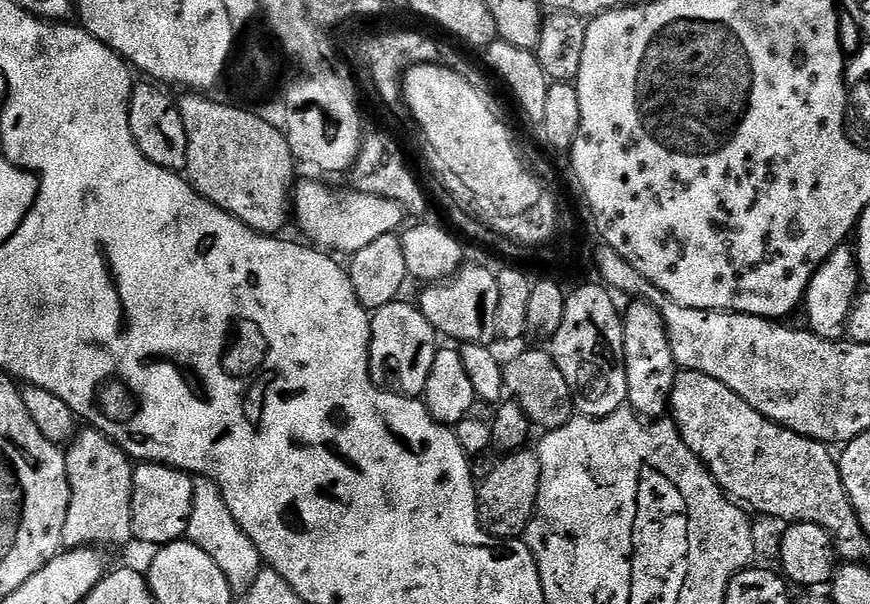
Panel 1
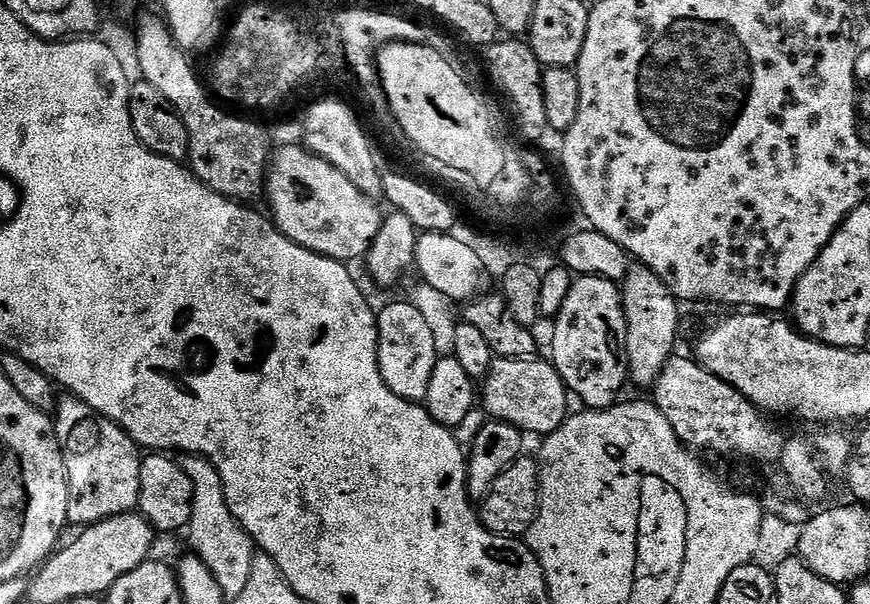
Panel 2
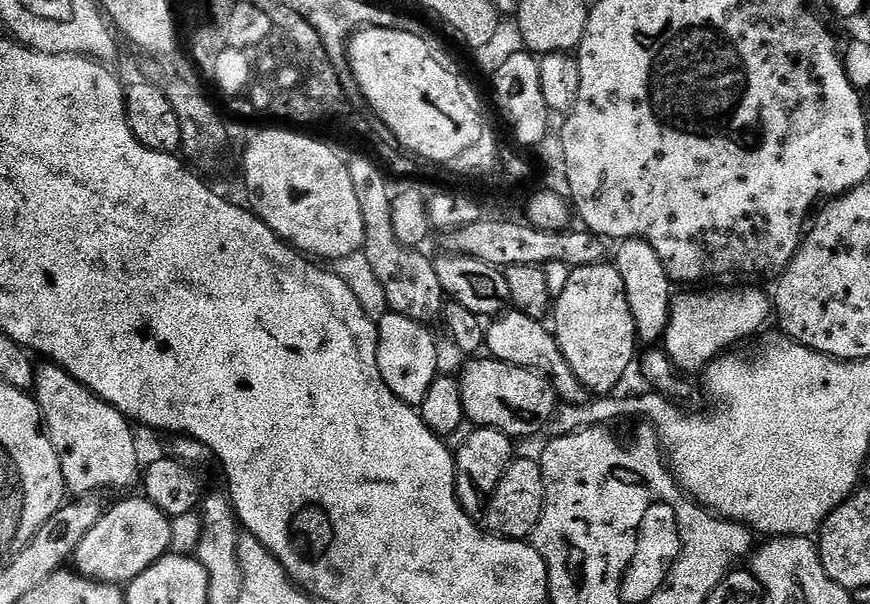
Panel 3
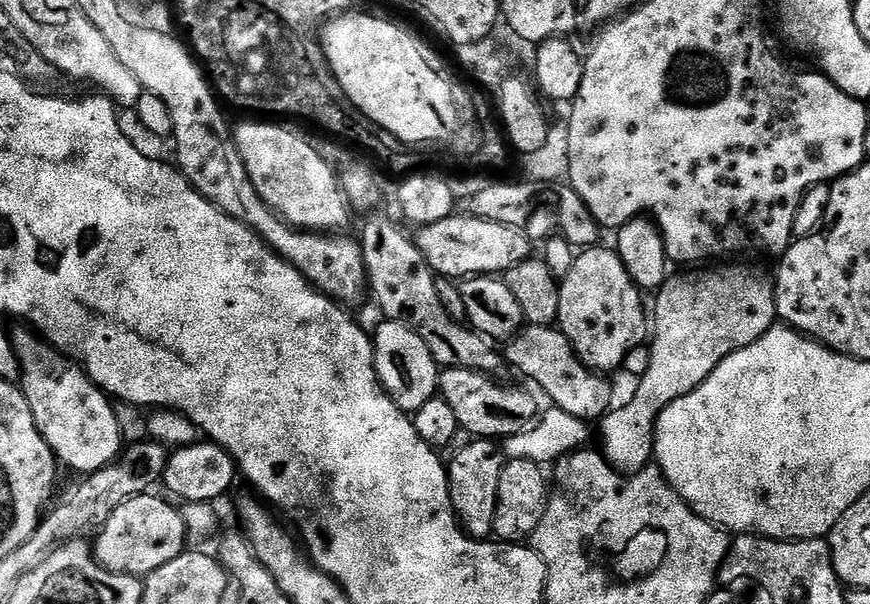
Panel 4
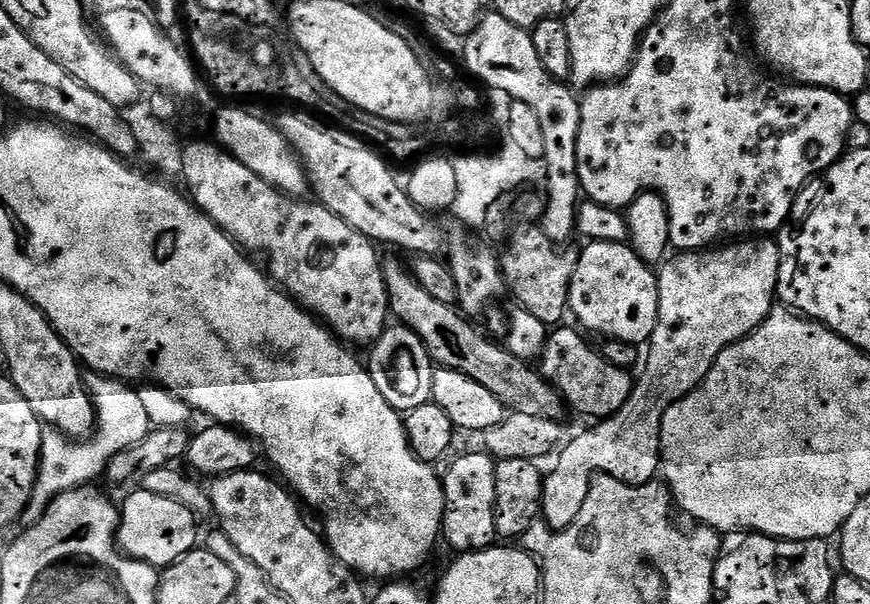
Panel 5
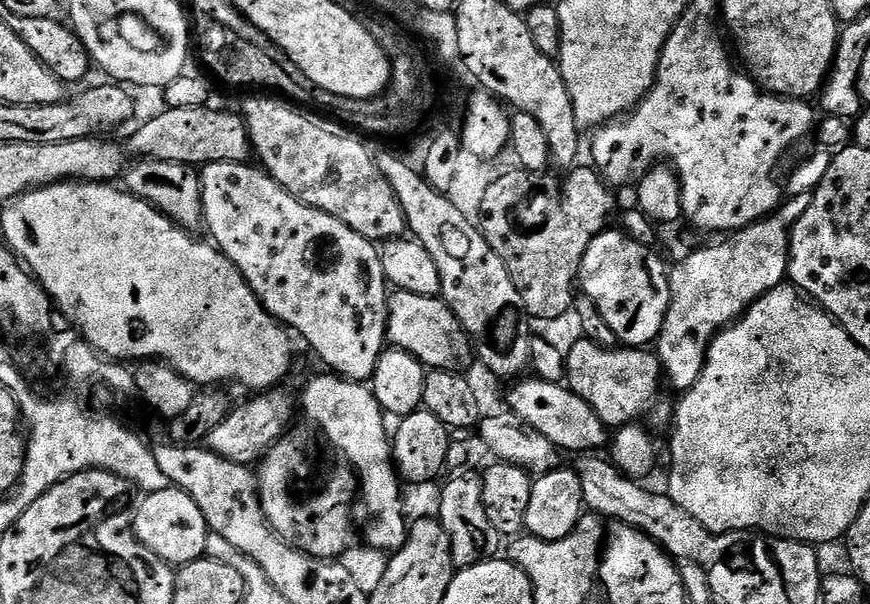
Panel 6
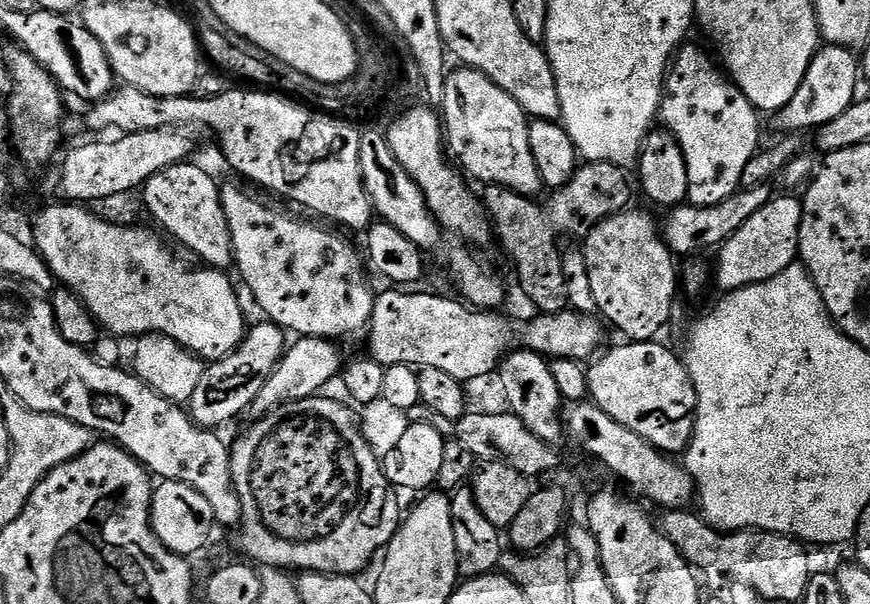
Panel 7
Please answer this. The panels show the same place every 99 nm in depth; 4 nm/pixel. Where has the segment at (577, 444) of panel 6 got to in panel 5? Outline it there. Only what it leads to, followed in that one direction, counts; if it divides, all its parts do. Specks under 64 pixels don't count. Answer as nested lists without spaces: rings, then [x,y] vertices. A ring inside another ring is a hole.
[[[400,260],[383,261],[384,281],[388,291],[388,307],[391,315],[396,316],[403,327],[408,328],[426,346],[433,365],[458,370],[474,382],[482,382],[494,398],[501,400],[505,409],[513,413],[541,416],[543,419],[559,421],[566,412],[566,405],[559,392],[540,375],[529,361],[520,360],[510,354],[499,343],[487,340],[472,323],[453,305],[438,302],[416,280],[415,275]]]

